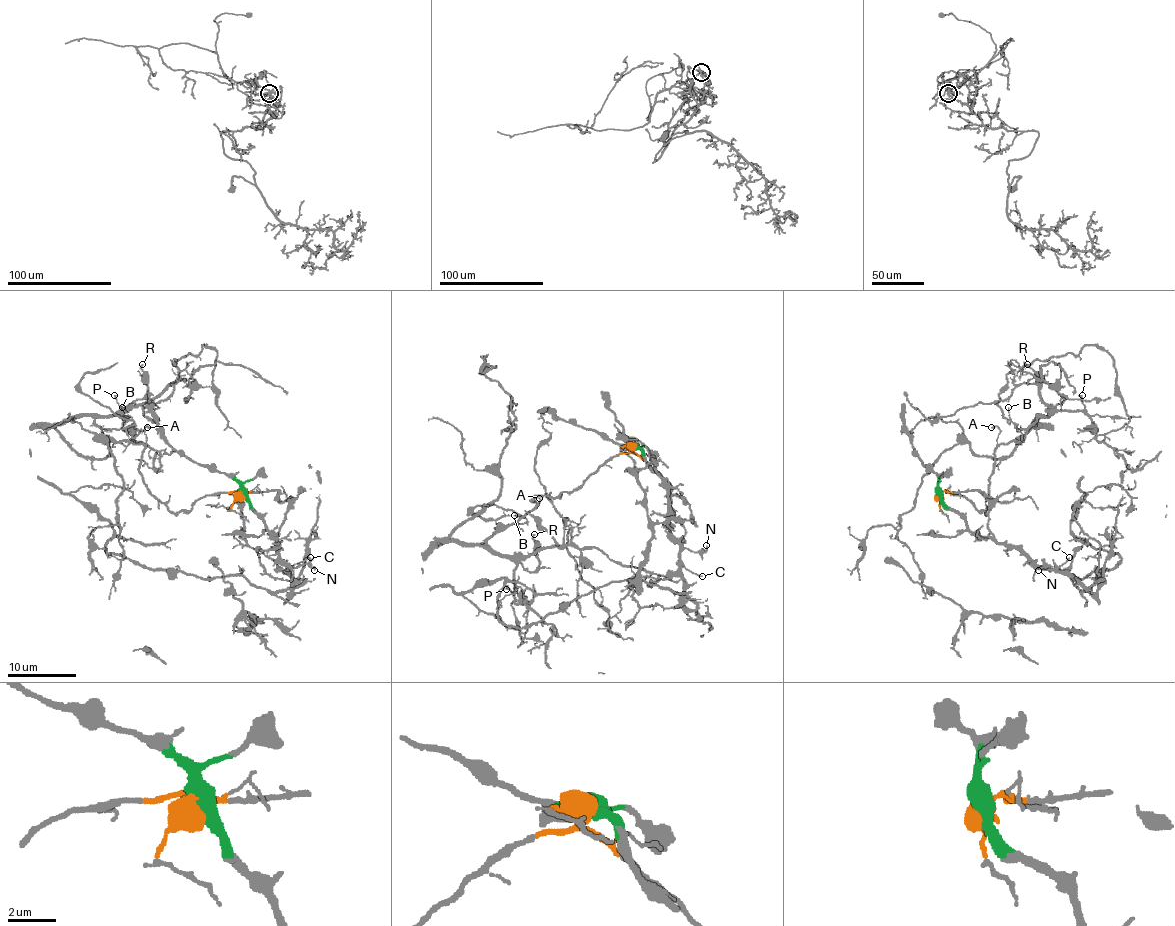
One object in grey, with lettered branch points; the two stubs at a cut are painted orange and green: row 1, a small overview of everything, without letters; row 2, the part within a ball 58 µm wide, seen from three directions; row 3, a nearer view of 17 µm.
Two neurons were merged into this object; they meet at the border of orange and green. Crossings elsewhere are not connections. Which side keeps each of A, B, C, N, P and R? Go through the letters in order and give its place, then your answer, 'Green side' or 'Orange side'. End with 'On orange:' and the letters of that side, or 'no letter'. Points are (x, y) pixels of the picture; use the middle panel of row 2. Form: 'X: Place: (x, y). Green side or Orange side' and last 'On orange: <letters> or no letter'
A: Place: (539, 498). Orange side
B: Place: (514, 515). Orange side
C: Place: (702, 576). Green side
N: Place: (706, 545). Green side
P: Place: (506, 589). Orange side
R: Place: (534, 534). Orange side
On orange: A, B, P, R

